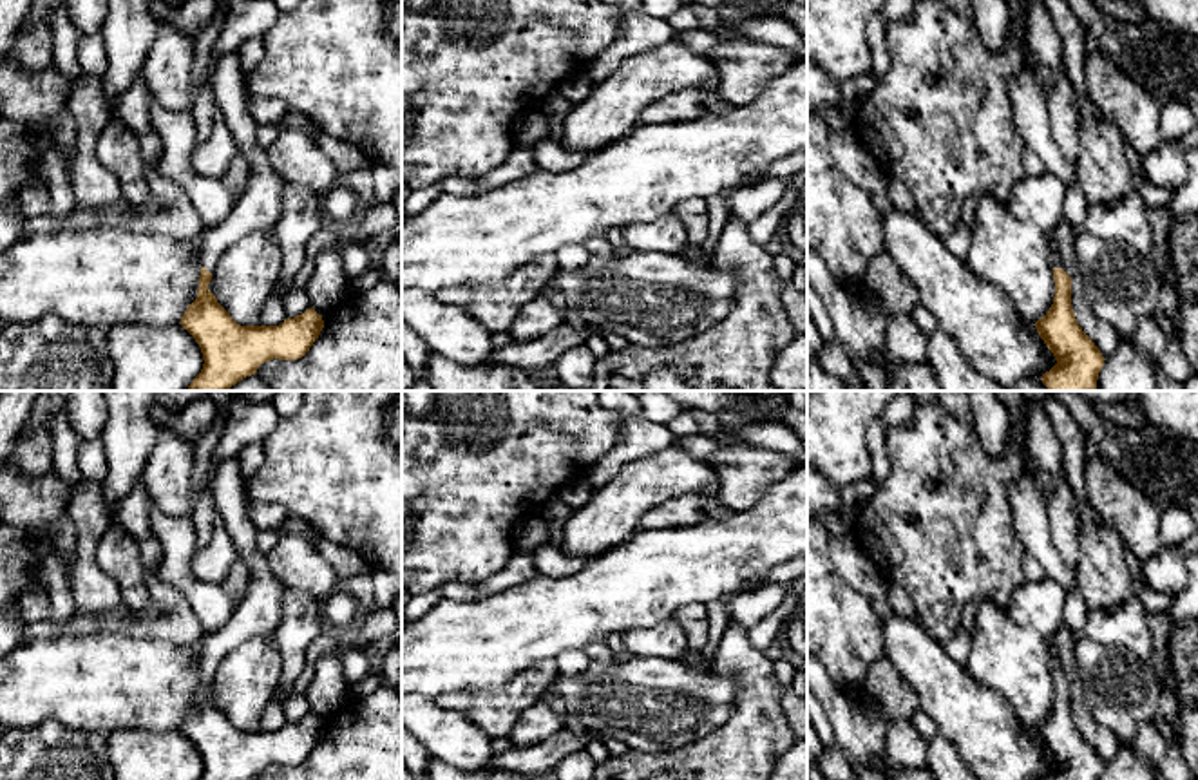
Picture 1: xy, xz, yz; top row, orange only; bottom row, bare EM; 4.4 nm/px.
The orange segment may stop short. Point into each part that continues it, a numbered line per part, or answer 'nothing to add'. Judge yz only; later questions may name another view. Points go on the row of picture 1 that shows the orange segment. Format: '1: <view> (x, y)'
1: yz (1055, 256)

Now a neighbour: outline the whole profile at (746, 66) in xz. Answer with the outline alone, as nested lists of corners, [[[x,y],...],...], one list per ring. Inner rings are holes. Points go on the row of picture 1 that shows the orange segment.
[[[729,40],[706,52],[718,71],[717,92],[733,107],[753,101],[776,76],[789,71],[798,56],[778,45],[756,40]]]

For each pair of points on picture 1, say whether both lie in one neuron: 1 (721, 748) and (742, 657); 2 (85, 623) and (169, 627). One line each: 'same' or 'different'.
1: same
2: same

